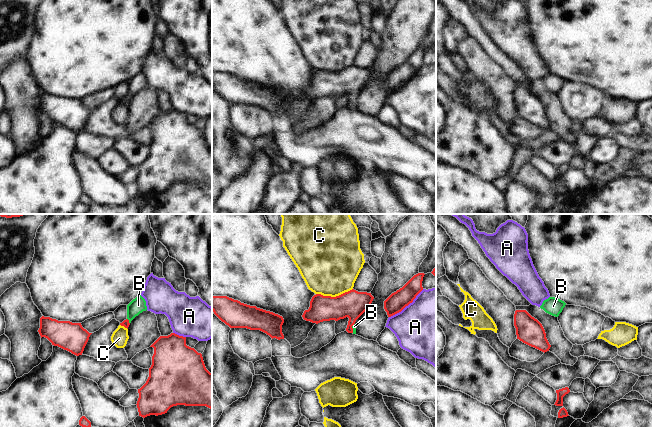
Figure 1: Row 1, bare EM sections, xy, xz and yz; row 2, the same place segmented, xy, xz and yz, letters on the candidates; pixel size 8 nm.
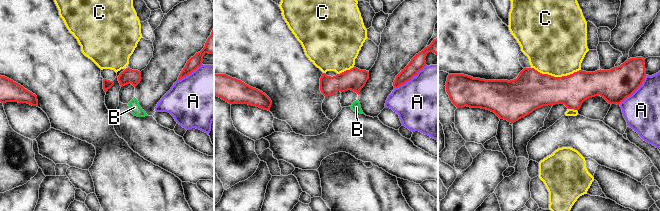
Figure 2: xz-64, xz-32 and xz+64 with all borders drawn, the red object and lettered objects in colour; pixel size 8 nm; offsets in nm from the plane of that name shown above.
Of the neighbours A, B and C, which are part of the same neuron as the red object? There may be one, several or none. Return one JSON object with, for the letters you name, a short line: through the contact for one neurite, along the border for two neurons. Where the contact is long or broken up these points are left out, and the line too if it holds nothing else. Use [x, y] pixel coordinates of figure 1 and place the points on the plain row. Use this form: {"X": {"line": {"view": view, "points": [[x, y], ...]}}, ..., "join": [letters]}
{"B": {"line": {"view": "xz", "points": [[352, 80], [352, 104], [354, 102]]}}, "join": ["B"]}

